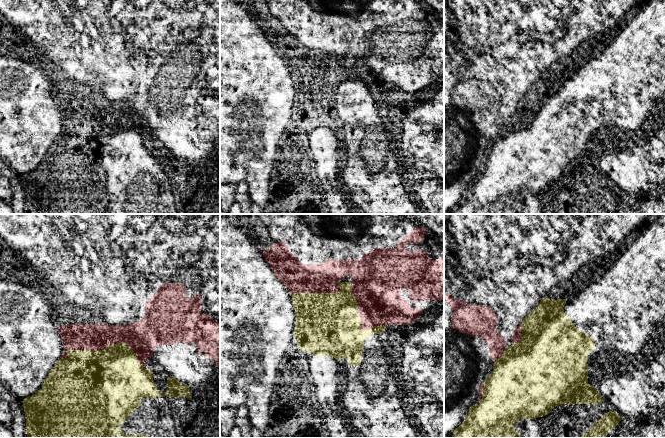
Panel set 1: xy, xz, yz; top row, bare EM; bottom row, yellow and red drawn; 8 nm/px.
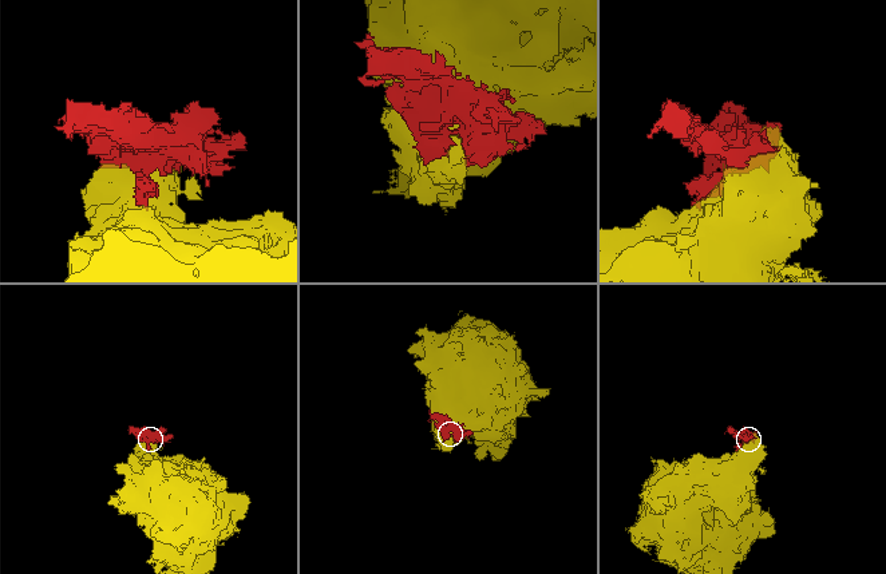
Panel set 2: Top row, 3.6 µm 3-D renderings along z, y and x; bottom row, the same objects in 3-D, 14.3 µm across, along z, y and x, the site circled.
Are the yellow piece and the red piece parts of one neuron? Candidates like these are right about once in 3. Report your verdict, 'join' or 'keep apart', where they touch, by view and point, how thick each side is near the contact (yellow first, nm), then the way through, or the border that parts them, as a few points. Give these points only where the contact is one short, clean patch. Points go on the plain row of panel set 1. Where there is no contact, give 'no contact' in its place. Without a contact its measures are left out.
join | xy (106, 123) | 480/200 nm

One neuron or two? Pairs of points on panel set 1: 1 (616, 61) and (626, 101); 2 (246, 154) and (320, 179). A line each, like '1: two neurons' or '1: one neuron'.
1: two neurons
2: two neurons

